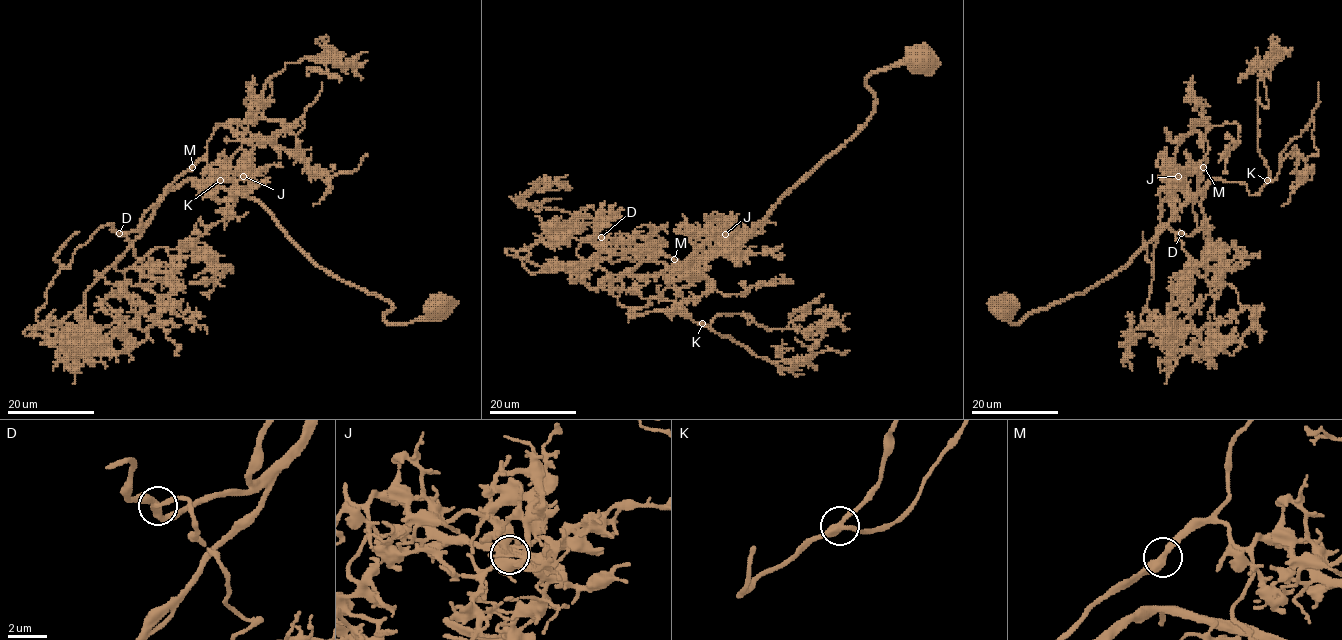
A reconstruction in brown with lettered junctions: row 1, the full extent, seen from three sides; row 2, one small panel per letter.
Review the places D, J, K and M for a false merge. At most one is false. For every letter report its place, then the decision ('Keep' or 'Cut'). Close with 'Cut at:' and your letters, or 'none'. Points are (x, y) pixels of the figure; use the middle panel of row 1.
D: Place: (601, 237). Keep
J: Place: (725, 234). Keep
K: Place: (702, 323). Keep
M: Place: (674, 259). Keep
Cut at: none

